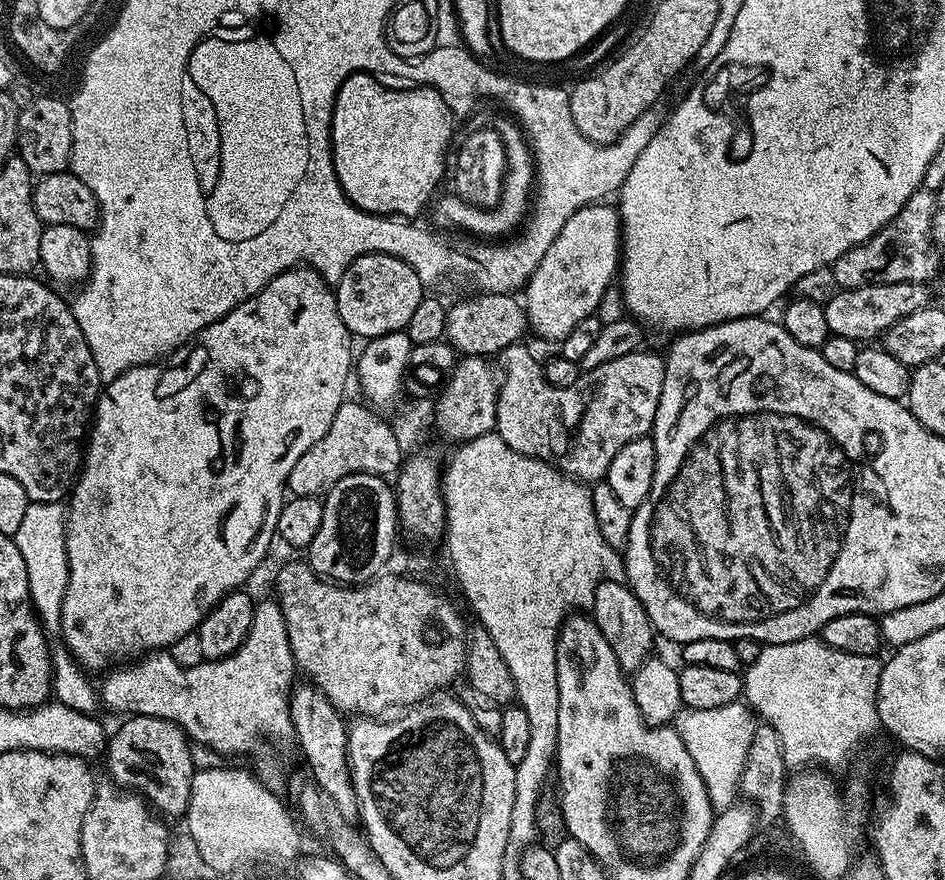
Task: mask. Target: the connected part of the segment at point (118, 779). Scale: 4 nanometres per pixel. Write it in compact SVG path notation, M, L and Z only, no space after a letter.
M132 716L116 733L107 737L106 759L111 783L129 789L141 796L152 805L157 813L168 816L183 817L188 810L190 790L192 789L192 752L188 749L189 737L172 720L163 720L157 716Z

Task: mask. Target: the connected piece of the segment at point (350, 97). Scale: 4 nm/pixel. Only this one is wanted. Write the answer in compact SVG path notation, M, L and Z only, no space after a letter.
M355 72L352 73L343 81L341 85L337 87L336 92L336 100L335 106L332 110L332 159L333 164L335 166L336 177L339 179L340 188L343 192L347 195L347 198L356 208L362 209L364 212L369 212L373 216L414 216L416 215L428 202L433 199L435 192L439 189L441 182L443 181L444 176L444 165L447 163L448 160L448 153L451 147L451 142L454 138L454 128L452 132L452 112L447 104L447 99L441 95L436 88L431 88L428 85L417 85L417 86L407 86L408 88L390 88L388 86L384 86L385 84L383 81L380 81L373 73L364 73L364 72Z

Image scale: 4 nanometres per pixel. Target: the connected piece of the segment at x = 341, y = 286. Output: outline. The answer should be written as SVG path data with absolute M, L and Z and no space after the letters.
M381 252L366 254L354 261L346 270L346 274L342 274L340 281L334 285L334 291L338 314L348 331L356 338L360 338L360 336L373 338L388 335L391 332L405 331L410 318L413 317L414 310L426 297L426 286L418 278L418 274L414 274L412 267L398 258L387 256Z

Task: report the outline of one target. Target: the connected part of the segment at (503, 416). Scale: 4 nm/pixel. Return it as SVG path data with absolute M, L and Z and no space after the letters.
M525 344L508 345L498 353L498 372L502 379L496 393L496 435L501 436L518 454L544 460L576 481L603 481L614 454L618 454L626 442L634 442L653 431L658 402L662 398L665 357L655 356L652 352L625 350L602 362L602 366L581 371L570 386L556 388L544 377L541 361L532 357L531 350Z

